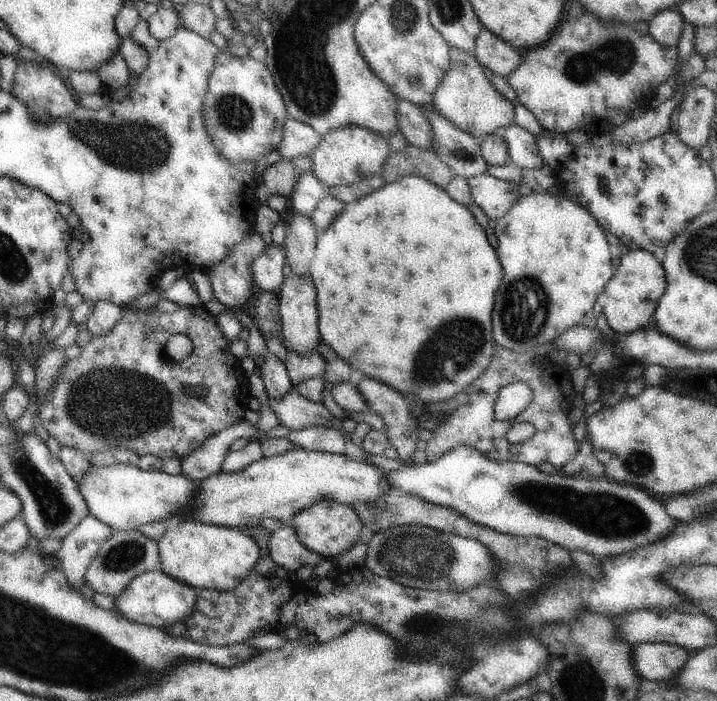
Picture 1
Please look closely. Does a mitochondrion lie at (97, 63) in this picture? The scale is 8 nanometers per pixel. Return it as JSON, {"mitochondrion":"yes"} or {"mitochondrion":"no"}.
{"mitochondrion":"no"}

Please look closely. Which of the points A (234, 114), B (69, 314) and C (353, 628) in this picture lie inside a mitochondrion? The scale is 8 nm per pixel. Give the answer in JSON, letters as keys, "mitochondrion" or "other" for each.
{"A":"mitochondrion","B":"other","C":"other"}

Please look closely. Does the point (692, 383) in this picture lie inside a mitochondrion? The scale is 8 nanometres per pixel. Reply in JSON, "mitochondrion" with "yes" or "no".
{"mitochondrion":"yes"}

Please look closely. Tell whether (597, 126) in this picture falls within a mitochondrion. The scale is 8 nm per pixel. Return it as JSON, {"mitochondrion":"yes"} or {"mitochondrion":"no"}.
{"mitochondrion":"no"}

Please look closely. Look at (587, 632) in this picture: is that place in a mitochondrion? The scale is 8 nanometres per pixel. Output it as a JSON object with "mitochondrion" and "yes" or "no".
{"mitochondrion":"no"}

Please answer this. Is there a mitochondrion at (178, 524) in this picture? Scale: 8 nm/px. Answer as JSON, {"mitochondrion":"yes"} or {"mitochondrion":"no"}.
{"mitochondrion":"no"}

